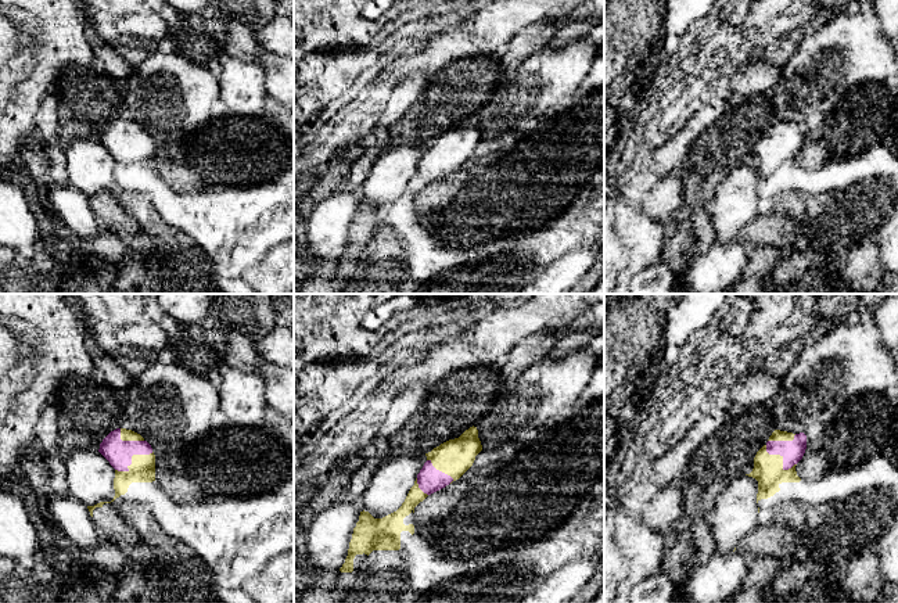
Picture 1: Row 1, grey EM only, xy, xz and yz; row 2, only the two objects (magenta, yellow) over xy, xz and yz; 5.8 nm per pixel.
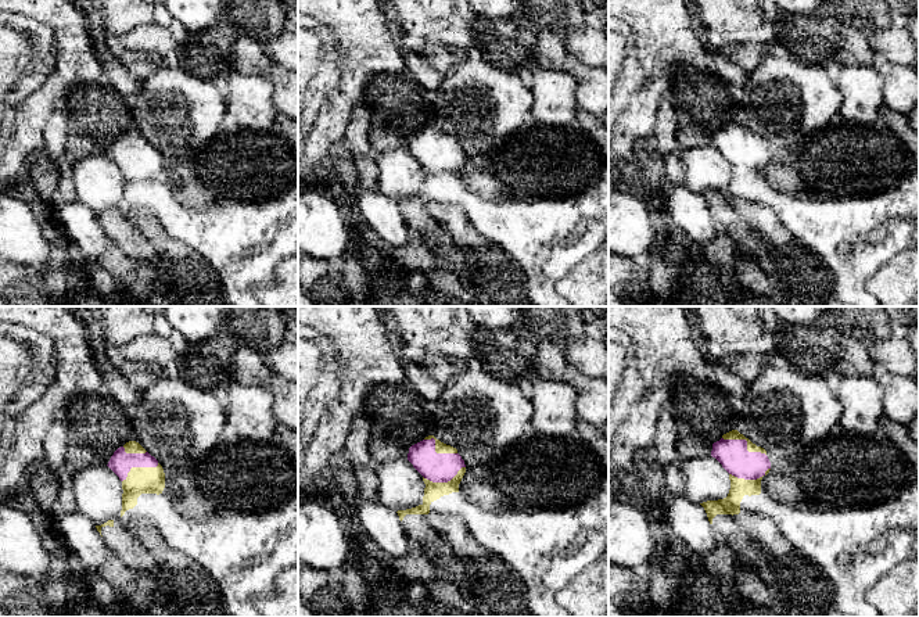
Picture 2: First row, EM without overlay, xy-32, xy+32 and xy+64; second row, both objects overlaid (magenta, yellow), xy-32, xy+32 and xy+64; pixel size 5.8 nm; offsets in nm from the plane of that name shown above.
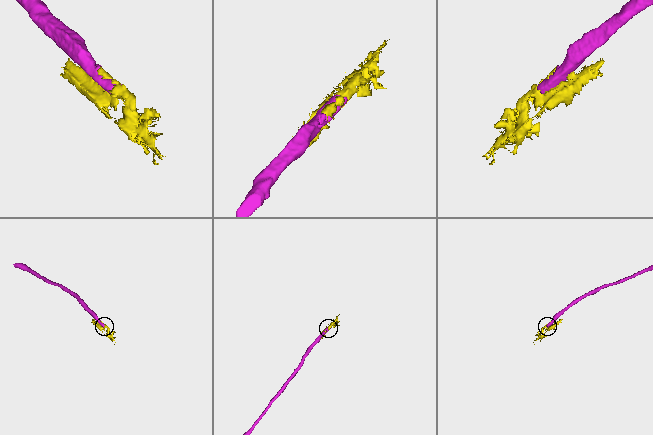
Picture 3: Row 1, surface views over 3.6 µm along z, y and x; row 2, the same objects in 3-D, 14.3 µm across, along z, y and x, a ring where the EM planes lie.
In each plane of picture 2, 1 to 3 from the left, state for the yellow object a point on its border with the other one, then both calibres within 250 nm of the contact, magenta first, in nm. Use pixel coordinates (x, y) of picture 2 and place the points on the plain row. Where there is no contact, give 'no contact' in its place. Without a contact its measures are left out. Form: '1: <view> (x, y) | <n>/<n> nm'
1: xy-32 (137, 155) | 130/160 nm
2: xy+32 (434, 140) | 180/60 nm
3: xy+64 (746, 132) | 180/60 nm

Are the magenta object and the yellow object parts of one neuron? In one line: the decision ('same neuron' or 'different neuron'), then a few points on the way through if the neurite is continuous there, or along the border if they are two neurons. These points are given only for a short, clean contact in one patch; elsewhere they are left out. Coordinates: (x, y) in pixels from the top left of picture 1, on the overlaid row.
same neuron

